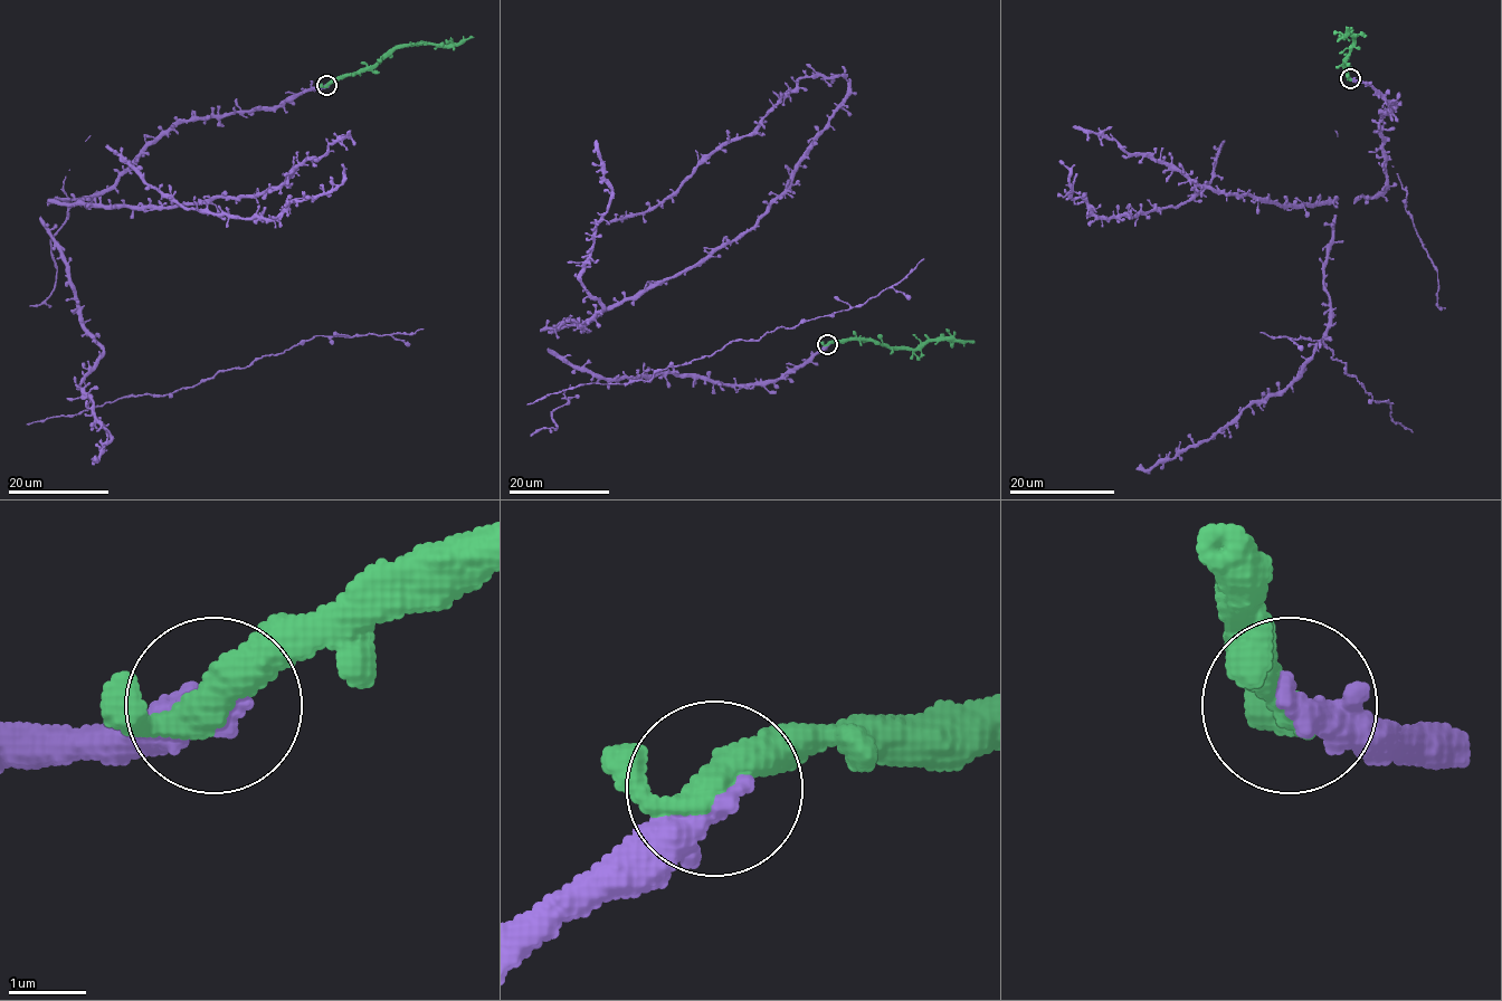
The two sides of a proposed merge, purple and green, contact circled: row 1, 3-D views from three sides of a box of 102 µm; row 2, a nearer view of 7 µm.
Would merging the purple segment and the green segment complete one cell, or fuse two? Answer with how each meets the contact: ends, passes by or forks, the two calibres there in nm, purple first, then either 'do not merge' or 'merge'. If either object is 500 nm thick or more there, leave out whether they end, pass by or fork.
purple ends there; green passes by; 480 nm thick on the purple side, 400 nm on the other; merge

